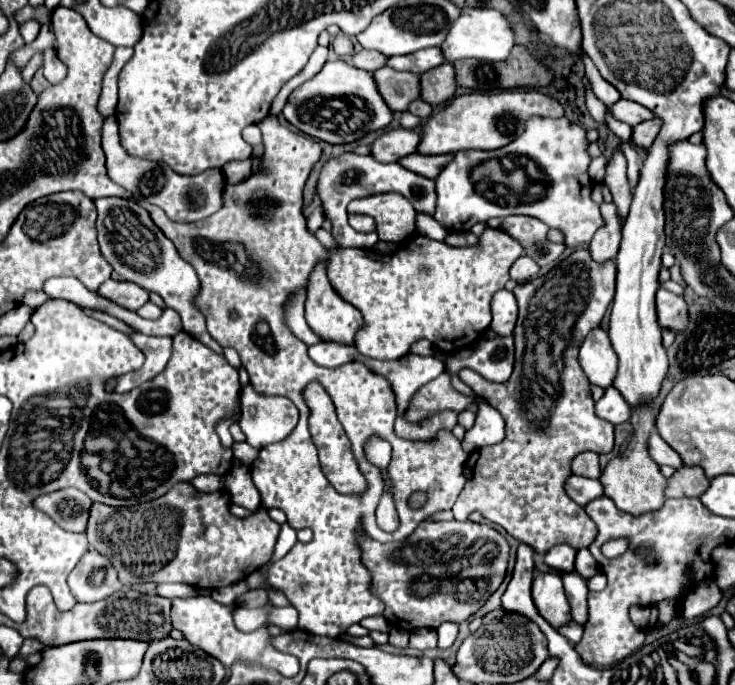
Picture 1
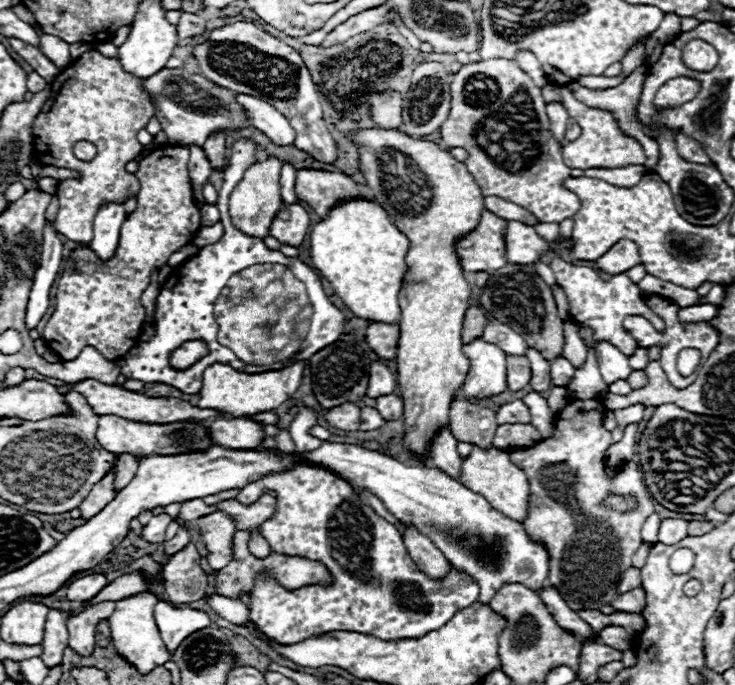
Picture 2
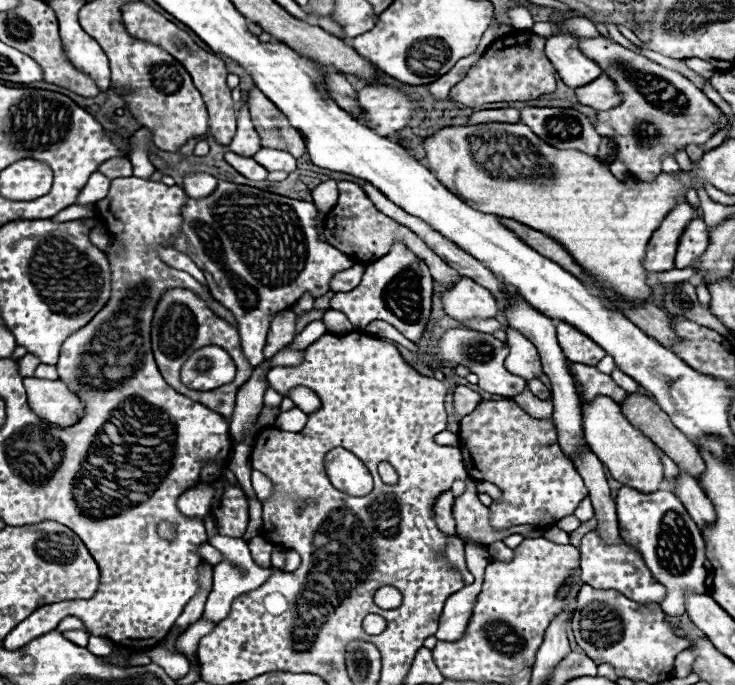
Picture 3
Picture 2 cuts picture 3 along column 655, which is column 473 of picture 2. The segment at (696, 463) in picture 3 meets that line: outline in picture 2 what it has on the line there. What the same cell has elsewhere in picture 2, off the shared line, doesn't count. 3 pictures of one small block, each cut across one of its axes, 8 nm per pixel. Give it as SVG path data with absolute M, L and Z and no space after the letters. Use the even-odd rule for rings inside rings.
M454 396L452 404L450 404L450 430L452 430L456 440L470 442L470 444L476 444L480 448L488 448L492 444L496 428L498 428L498 424L496 424L494 410L482 408L478 402L470 402L470 400L464 400L460 396Z

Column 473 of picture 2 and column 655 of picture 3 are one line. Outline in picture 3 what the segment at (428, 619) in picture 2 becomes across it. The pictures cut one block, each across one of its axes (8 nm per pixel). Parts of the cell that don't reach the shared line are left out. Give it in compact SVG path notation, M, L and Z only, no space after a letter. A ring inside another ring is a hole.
M596 530L588 532L580 542L580 578L584 580L584 584L590 584L592 588L598 588L598 590L612 588L640 604L650 604L650 602L660 604L666 596L664 586L652 578L652 572L648 570L640 552L634 546L626 542L606 544Z

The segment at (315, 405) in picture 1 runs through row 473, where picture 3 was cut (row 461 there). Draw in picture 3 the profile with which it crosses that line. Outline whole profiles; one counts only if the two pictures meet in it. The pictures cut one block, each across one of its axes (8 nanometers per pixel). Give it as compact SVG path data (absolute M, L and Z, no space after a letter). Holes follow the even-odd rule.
M334 448L324 458L324 468L330 482L350 496L364 496L372 490L368 468L348 450Z

